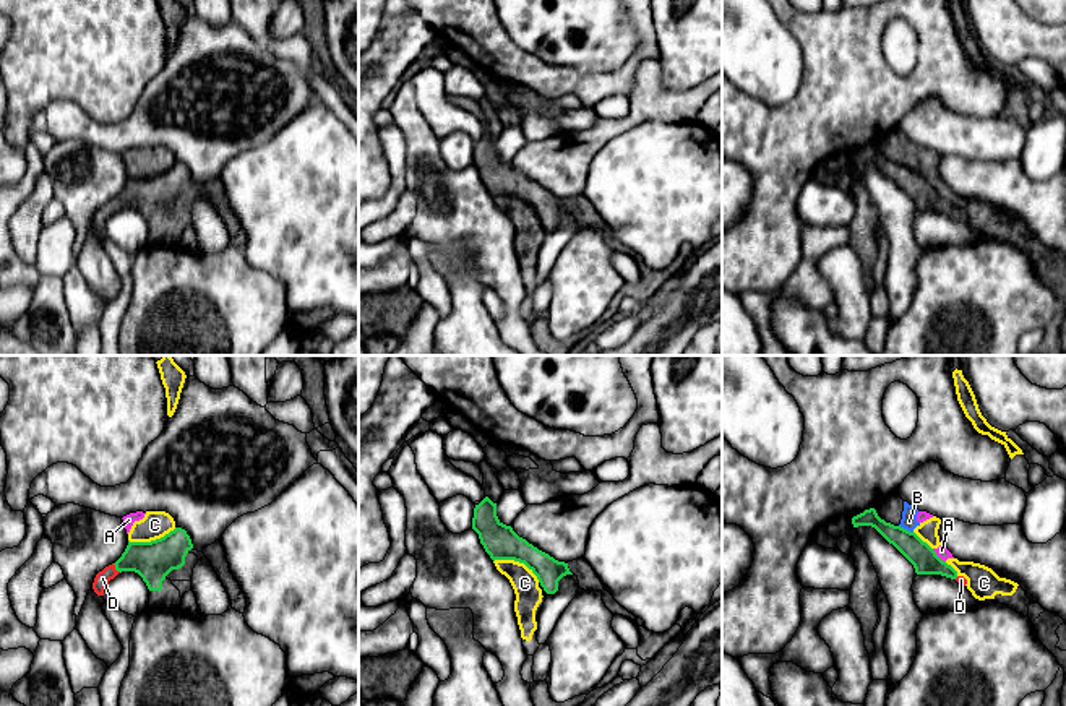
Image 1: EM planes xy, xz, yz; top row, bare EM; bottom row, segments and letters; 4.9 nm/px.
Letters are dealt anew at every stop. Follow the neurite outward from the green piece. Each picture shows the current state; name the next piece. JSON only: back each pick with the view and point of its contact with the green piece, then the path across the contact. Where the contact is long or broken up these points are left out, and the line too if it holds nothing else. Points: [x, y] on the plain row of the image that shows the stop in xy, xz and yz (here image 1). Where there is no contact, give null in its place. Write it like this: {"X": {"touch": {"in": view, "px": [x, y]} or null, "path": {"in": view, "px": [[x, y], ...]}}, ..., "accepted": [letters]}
{"D": {"touch": {"in": "xy", "px": [116, 205]}, "path": {"in": "xy", "px": [[153, 197], [130, 197], [116, 205], [103, 215]]}}, "accepted": ["D"]}

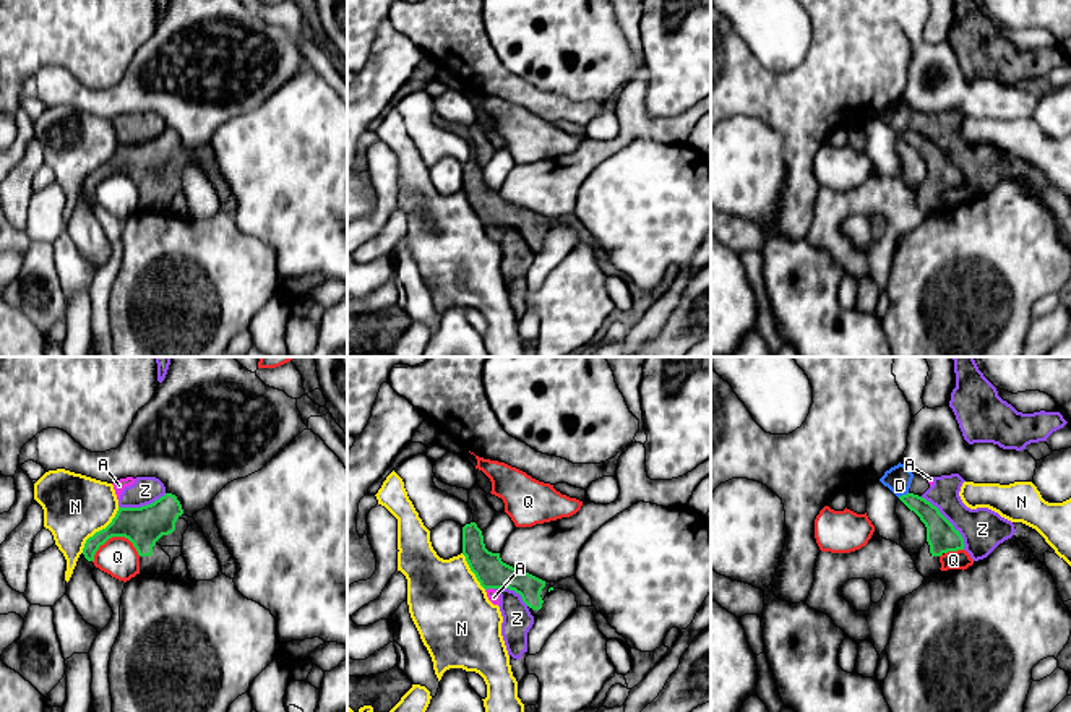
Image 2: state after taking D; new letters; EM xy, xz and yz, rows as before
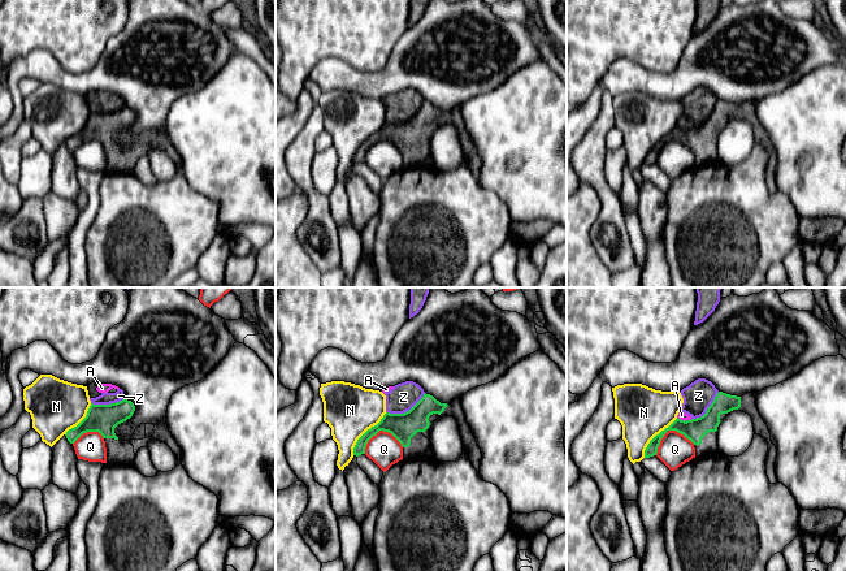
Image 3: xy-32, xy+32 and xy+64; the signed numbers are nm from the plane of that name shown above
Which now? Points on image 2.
{"accepted": []}

